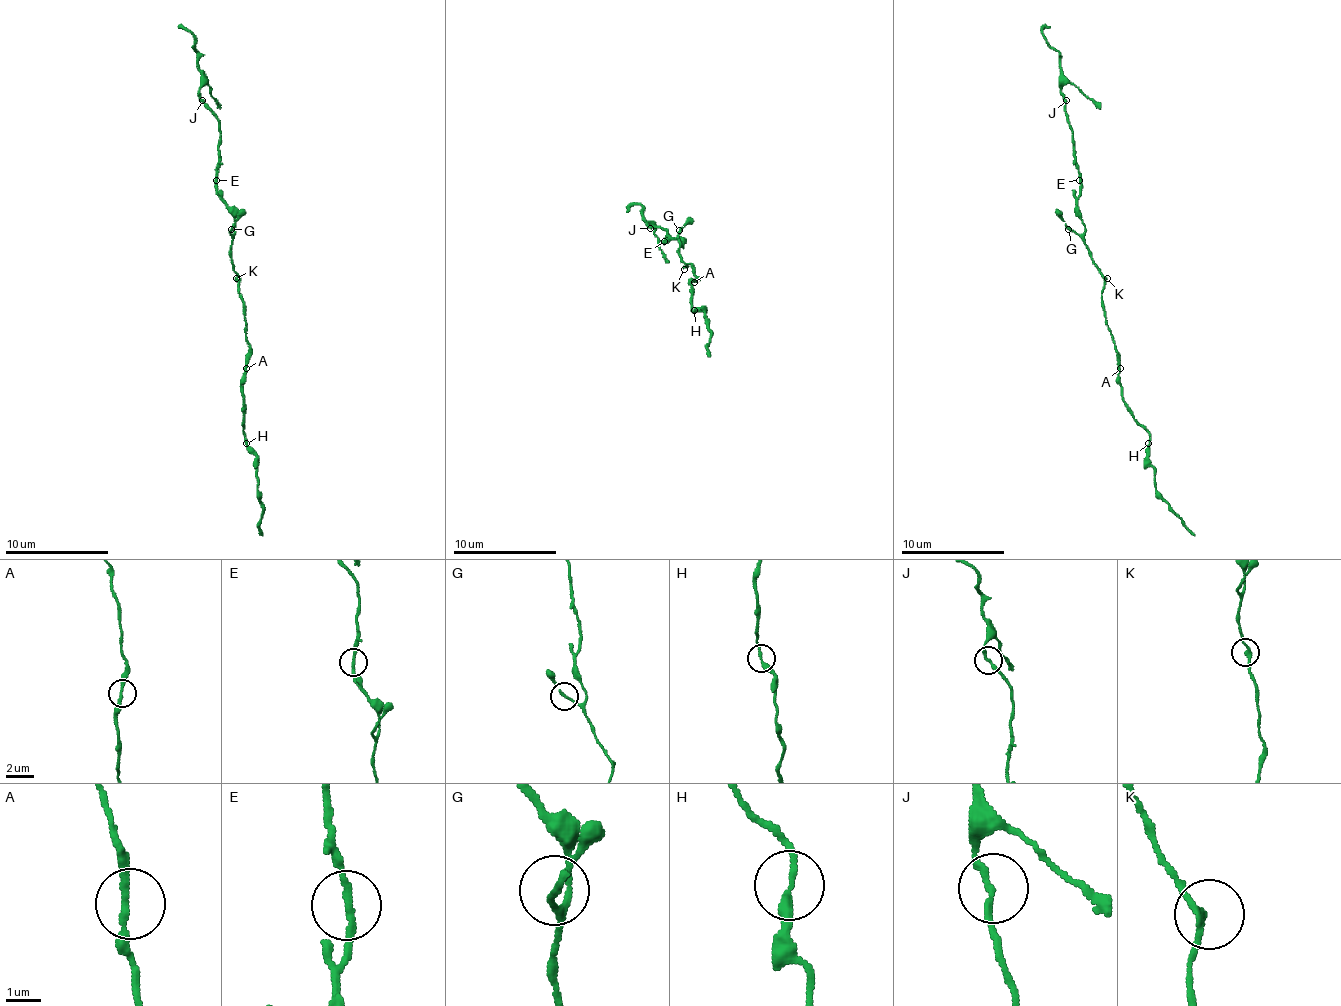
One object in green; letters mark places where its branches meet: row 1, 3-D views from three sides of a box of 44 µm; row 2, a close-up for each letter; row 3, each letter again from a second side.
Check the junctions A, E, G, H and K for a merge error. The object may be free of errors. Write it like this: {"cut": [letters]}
{"cut": ["E"]}

